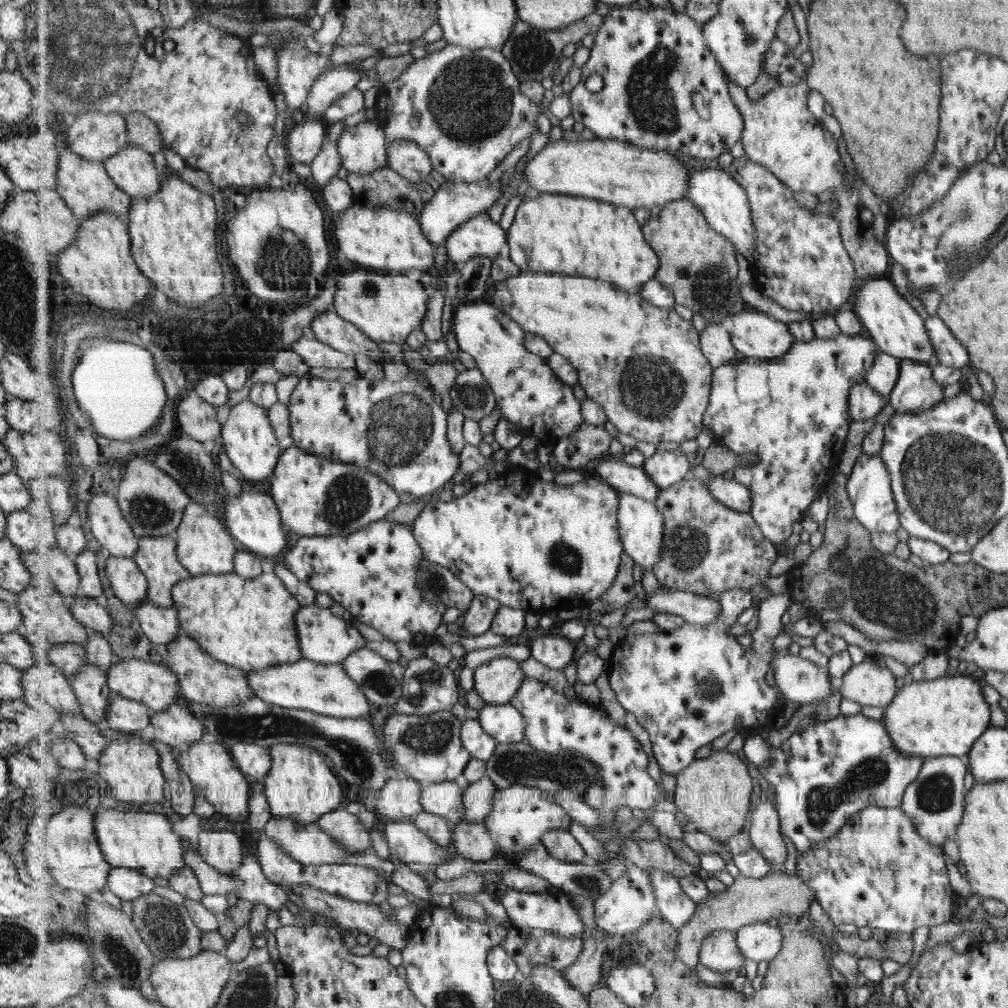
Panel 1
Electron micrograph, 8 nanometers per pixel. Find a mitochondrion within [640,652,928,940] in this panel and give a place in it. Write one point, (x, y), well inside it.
(867, 775)

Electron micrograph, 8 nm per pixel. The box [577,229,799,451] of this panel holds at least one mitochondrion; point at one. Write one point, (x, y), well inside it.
(651, 388)

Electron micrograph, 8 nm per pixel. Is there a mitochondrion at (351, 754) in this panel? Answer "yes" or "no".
yes

